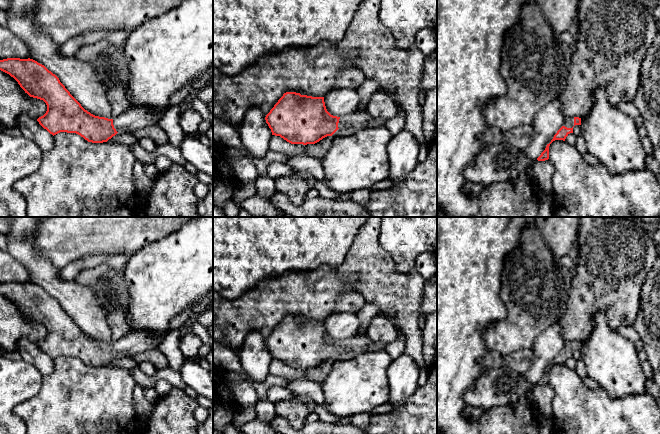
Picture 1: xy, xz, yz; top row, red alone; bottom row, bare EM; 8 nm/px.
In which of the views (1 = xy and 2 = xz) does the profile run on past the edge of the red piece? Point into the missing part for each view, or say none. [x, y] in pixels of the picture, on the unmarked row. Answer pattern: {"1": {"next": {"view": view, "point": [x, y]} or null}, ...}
{"1": {"next": {"view": "xy", "point": [137, 341]}}, "2": {"next": {"view": "xz", "point": [356, 345]}}}

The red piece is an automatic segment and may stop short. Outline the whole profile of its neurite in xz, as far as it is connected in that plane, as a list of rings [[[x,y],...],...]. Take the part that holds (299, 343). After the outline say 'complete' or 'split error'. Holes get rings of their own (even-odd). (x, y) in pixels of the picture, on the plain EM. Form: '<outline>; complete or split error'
[[[286,316],[266,339],[265,344],[272,359],[280,360],[291,368],[315,368],[327,360],[332,360],[338,353],[356,356],[367,351],[373,341],[367,336],[355,335],[337,341],[331,339],[325,330],[324,321],[312,321],[296,316]]]; split error

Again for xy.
[[[3,283],[0,284],[0,294],[13,301],[30,321],[46,327],[47,335],[37,345],[50,358],[76,357],[92,367],[107,366],[117,357],[132,356],[158,348],[171,330],[187,329],[193,319],[213,307],[212,288],[191,308],[175,316],[166,334],[155,336],[150,331],[135,330],[113,343],[108,343],[85,334],[55,298],[33,283]]]; split error

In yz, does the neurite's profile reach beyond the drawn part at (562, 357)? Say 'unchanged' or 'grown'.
grown

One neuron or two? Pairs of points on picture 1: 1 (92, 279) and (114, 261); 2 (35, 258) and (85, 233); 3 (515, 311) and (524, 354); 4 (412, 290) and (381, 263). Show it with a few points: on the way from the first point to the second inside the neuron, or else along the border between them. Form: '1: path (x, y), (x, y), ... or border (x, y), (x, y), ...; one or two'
1: border (111, 266), (106, 262), (102, 262), (86, 270); two
2: border (33, 232), (35, 245), (40, 252), (60, 268); two
3: border (531, 347), (519, 349), (503, 358); two
4: path (404, 286), (389, 271); one

